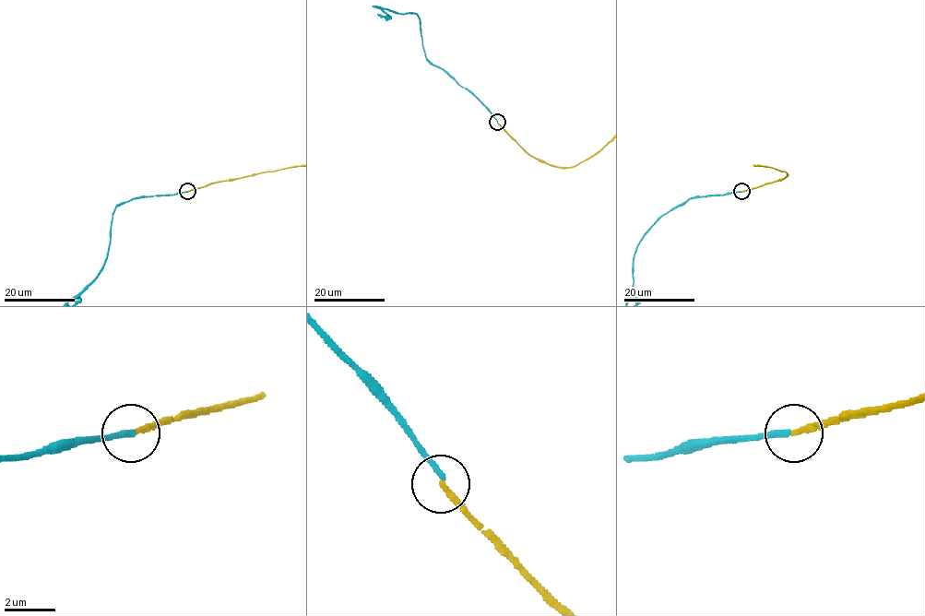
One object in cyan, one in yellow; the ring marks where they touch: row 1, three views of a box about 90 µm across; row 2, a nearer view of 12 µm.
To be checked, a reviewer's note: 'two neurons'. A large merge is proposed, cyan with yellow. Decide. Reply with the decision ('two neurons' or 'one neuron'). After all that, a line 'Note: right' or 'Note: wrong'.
two neurons
Note: right

